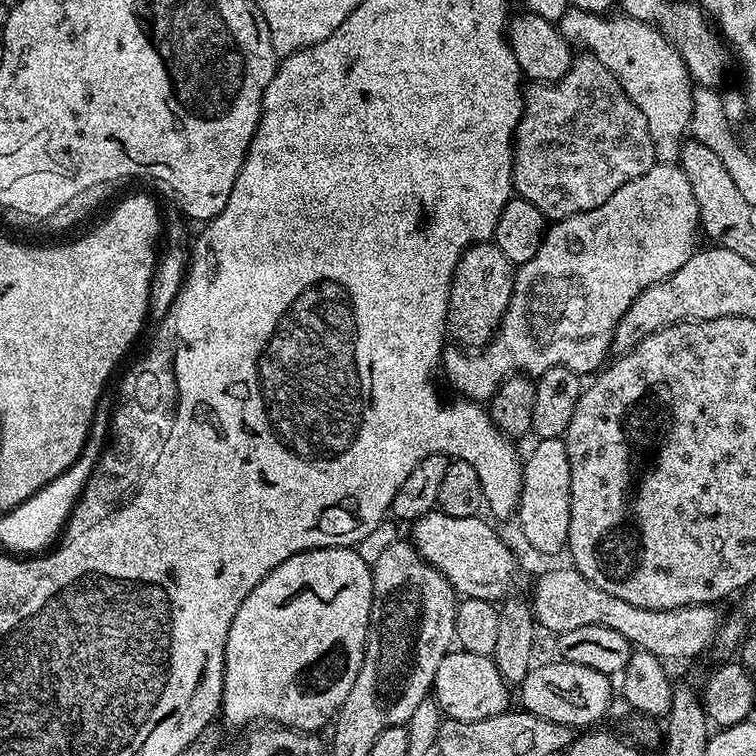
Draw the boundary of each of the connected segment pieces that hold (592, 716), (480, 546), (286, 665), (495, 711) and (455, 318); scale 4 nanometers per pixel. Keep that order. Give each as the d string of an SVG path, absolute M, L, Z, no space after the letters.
M559 658L553 660L553 664L537 663L518 685L523 711L573 730L599 725L596 723L608 716L608 707L614 697L613 681L598 670L590 670L590 666L578 666Z
M433 510L415 521L410 529L410 542L416 547L418 554L430 566L437 568L461 597L500 602L513 591L516 556L484 518L454 518L445 512Z
M355 547L350 548L312 548L308 552L299 552L286 562L282 562L238 606L238 614L234 614L234 622L230 622L230 630L226 634L226 650L224 651L224 685L220 695L220 712L222 720L234 727L243 724L255 725L257 722L271 722L282 728L296 729L297 732L319 733L319 728L327 729L340 713L341 706L350 694L350 686L354 686L354 678L358 678L358 670L362 666L364 647L368 641L370 626L370 610L372 609L372 569L368 563L356 553Z
M453 650L446 653L442 662L438 662L438 674L434 674L431 695L447 719L474 722L509 711L508 692L509 685L505 684L491 656Z
M494 242L469 244L460 253L448 295L448 327L457 345L479 350L490 343L506 314L506 306L510 306L513 275L514 265Z

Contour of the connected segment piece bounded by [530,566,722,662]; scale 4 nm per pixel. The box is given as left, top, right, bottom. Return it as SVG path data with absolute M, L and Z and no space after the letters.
M571 566L552 568L542 573L536 580L536 589L530 595L530 603L532 615L543 631L545 628L551 634L559 634L566 630L578 630L578 626L606 626L606 630L618 630L618 634L629 640L635 649L659 656L665 662L690 660L700 655L714 644L722 623L722 613L716 604L691 604L674 610L642 610L642 606L630 606L630 602L622 602L622 598L614 598L614 594L606 594L606 590L598 590L594 582L587 580Z

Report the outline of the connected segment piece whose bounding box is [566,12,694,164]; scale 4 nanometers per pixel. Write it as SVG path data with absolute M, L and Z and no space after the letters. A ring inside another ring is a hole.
M579 13L580 24L566 28L567 35L598 58L606 70L618 78L624 93L642 110L650 126L656 159L662 164L676 164L692 127L692 89L694 81L678 50L652 24L623 14Z

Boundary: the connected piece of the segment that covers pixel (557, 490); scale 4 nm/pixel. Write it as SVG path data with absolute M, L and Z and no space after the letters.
M537 439L528 460L523 461L522 482L518 485L518 503L514 513L515 519L520 519L520 532L524 540L536 552L545 552L552 556L555 552L563 553L568 542L570 530L570 458L566 454L563 439Z

